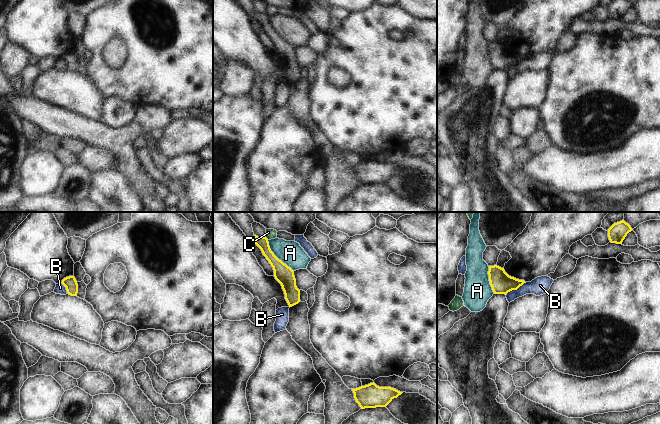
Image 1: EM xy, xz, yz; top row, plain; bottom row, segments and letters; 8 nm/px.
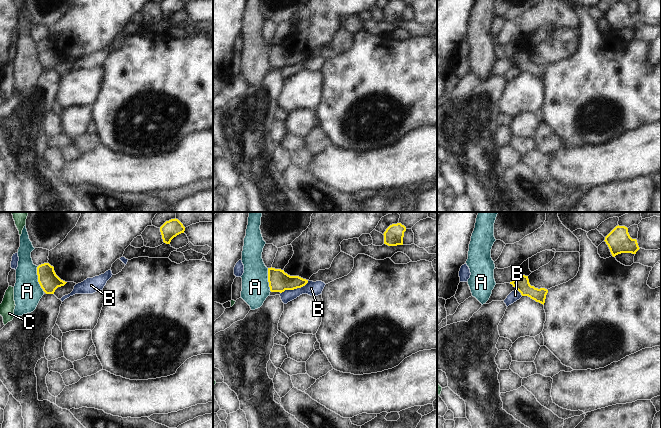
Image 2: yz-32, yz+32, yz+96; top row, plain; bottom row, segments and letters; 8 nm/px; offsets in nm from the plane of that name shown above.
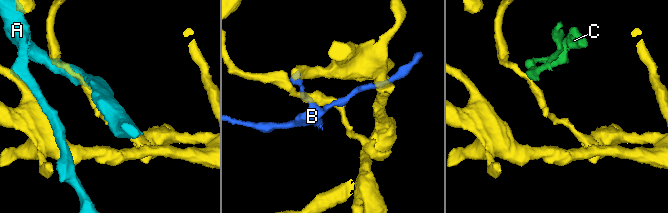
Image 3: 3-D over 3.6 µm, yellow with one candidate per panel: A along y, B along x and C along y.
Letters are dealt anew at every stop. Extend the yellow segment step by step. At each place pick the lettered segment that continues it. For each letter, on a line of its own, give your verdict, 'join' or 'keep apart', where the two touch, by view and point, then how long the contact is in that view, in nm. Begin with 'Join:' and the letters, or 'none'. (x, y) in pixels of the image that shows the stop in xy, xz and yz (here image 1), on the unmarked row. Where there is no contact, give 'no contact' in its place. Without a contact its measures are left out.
Join: none
A: keep apart; contact xz (276, 33); length 340 nm
B: keep apart; contact yz (516, 65); length 190 nm
C: keep apart; contact xz (266, 14); length 40 nm

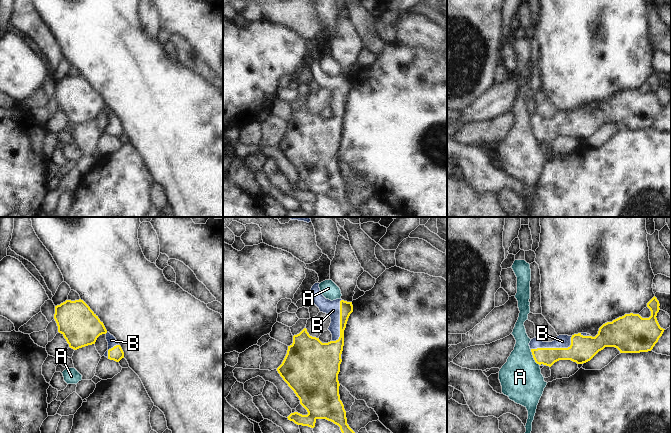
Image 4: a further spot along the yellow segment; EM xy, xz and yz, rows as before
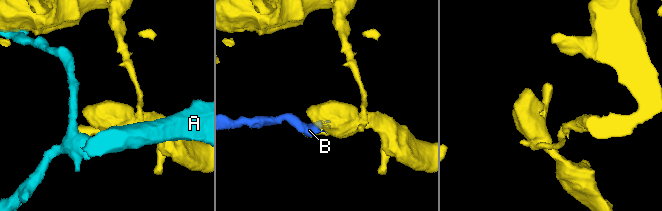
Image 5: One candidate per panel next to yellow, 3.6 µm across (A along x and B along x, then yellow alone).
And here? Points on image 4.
Join: B
A: keep apart; contact yz (533, 133); length 150 nm
B: join; contact yz (554, 124); length 360 nm

